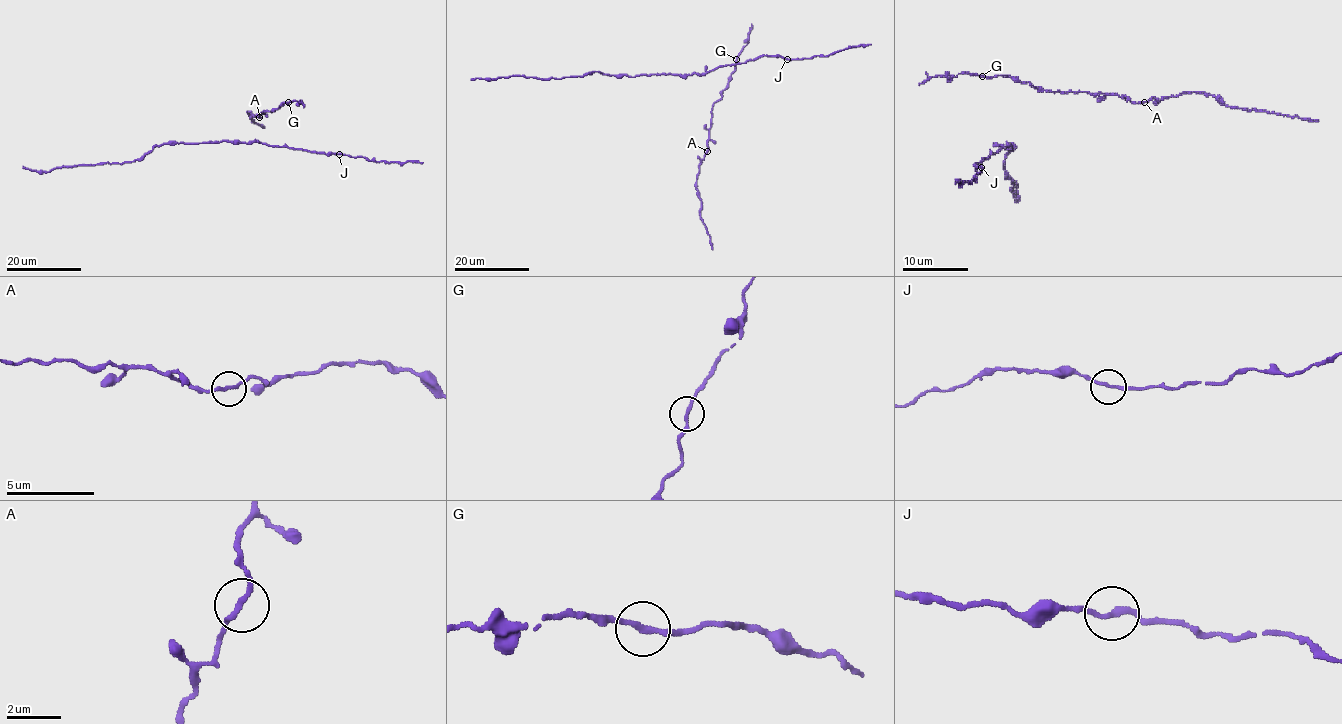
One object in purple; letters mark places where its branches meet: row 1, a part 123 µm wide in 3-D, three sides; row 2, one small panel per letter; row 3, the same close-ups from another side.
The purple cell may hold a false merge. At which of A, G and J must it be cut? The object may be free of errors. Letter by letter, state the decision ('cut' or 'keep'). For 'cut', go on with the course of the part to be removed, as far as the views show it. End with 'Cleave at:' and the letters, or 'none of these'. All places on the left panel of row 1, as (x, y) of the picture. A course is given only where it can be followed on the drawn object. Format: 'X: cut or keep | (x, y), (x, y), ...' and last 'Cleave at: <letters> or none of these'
A: keep
G: keep
J: keep
Cleave at: none of these

